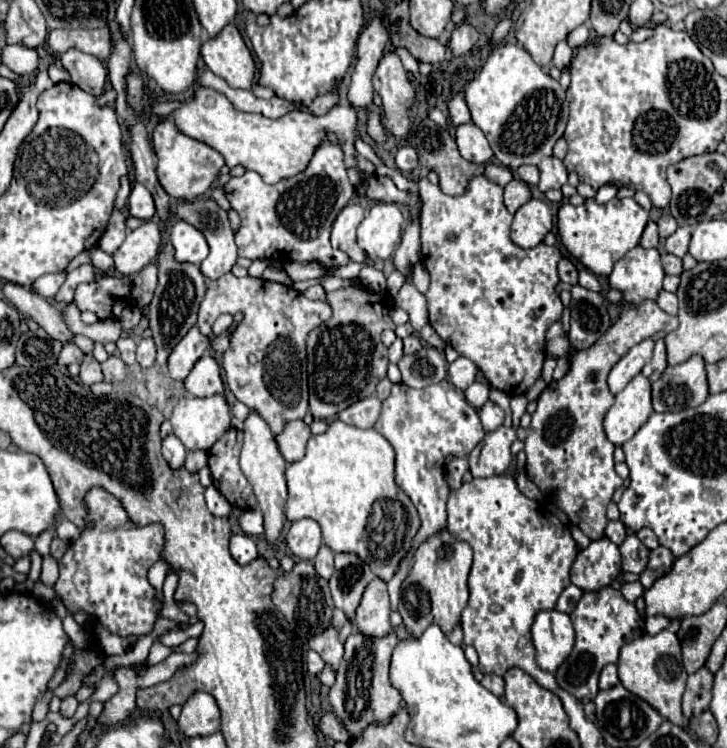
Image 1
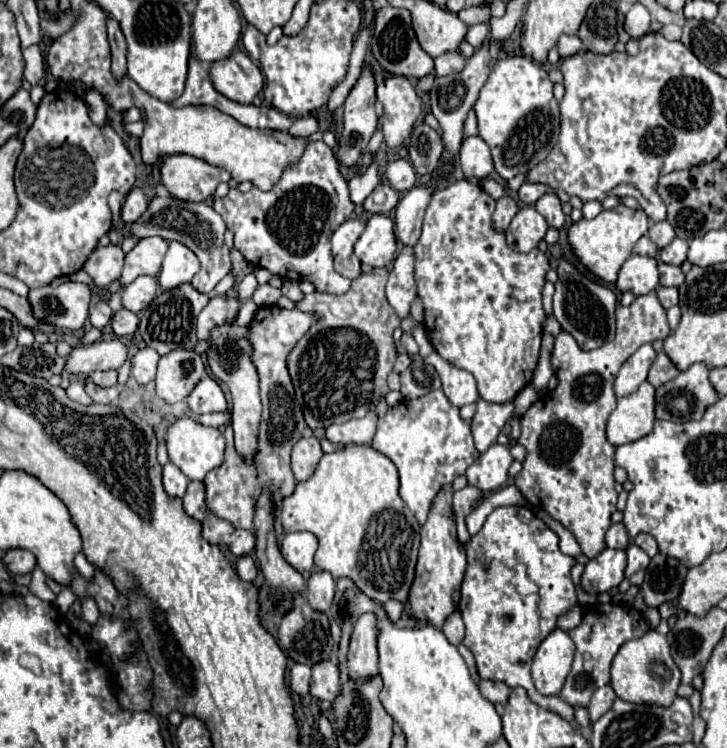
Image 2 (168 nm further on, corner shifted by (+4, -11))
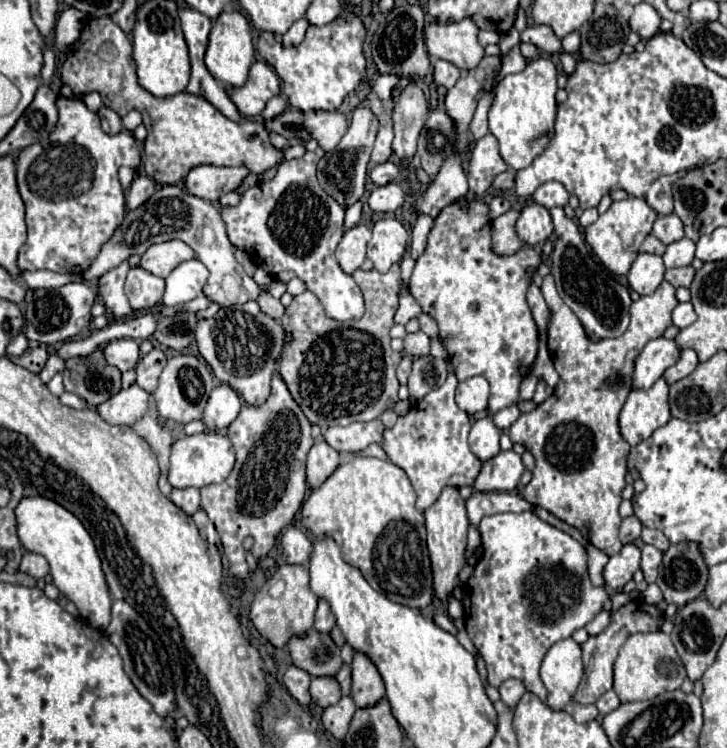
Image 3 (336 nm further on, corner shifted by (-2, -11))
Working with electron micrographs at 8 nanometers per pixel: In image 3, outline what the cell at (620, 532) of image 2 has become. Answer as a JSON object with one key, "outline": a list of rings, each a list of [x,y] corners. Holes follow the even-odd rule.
{"outline":[[[635,515],[625,517],[623,523],[621,523],[621,527],[619,527],[619,539],[621,539],[621,543],[623,545],[635,543],[639,539],[639,535],[641,535],[641,529],[643,529],[643,525],[639,523],[639,519]]]}

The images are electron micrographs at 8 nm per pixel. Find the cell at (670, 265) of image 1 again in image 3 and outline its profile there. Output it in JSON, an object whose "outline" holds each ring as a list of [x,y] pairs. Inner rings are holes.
{"outline":[[[691,265],[679,267],[679,269],[667,269],[665,281],[669,281],[673,287],[689,287],[695,277],[695,269]]]}

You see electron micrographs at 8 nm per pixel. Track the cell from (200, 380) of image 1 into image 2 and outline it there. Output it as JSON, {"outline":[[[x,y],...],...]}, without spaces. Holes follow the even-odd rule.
{"outline":[[[205,375],[201,379],[201,383],[197,383],[197,387],[189,393],[187,405],[195,415],[225,411],[227,409],[227,401],[225,401],[225,395],[223,395],[221,387],[209,375]]]}

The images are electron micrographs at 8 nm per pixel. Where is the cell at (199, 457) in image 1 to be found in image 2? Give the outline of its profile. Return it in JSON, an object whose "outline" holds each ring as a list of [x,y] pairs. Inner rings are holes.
{"outline":[[[189,481],[189,487],[183,497],[183,507],[187,515],[191,515],[197,521],[203,521],[205,517],[205,485],[201,481]]]}

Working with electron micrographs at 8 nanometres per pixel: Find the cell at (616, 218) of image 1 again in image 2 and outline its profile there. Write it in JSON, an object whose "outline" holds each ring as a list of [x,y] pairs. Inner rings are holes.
{"outline":[[[619,205],[615,209],[601,211],[595,219],[581,219],[579,223],[573,223],[567,231],[567,241],[575,257],[593,275],[597,275],[605,283],[615,283],[621,265],[631,257],[637,239],[647,235],[647,229],[649,229],[649,217],[641,209],[633,211],[627,209],[625,205]]]}

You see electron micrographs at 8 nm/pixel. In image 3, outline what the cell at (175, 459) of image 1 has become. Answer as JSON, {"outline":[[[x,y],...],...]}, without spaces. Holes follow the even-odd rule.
{"outline":[[[173,489],[169,499],[187,515],[193,515],[199,509],[199,489]]]}

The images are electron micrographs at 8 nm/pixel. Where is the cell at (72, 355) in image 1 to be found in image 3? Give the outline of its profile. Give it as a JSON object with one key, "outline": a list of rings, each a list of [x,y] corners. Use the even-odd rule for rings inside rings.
{"outline":[[[117,339],[105,347],[105,359],[109,365],[115,365],[121,373],[135,369],[139,361],[139,345],[133,339]]]}

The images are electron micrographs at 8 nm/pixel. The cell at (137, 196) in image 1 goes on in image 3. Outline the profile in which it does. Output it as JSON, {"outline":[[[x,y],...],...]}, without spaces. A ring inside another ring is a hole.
{"outline":[[[139,173],[131,187],[129,187],[129,193],[127,193],[127,209],[137,209],[139,205],[143,205],[155,191],[155,181],[149,179],[147,175]]]}

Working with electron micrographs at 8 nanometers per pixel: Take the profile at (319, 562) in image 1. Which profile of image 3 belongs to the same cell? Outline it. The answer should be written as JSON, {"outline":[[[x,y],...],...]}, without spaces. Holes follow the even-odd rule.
{"outline":[[[319,601],[317,613],[315,613],[315,625],[313,625],[319,633],[329,633],[335,627],[335,617],[327,605],[327,601]]]}

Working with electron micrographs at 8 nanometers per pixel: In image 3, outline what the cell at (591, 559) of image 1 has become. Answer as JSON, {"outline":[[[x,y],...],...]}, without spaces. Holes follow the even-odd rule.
{"outline":[[[635,543],[623,545],[623,549],[617,555],[613,555],[605,565],[603,571],[605,585],[611,589],[621,589],[627,581],[631,581],[633,573],[639,569],[639,561],[641,561],[641,549]]]}

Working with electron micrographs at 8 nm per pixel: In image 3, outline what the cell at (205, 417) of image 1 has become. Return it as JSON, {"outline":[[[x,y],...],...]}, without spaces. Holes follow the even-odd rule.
{"outline":[[[203,431],[199,435],[181,437],[179,441],[173,443],[171,467],[169,467],[167,481],[175,489],[183,489],[183,487],[197,487],[197,489],[201,489],[205,485],[223,483],[227,479],[227,475],[231,473],[233,463],[235,463],[235,451],[233,451],[231,441],[225,435],[221,435],[221,433]]]}

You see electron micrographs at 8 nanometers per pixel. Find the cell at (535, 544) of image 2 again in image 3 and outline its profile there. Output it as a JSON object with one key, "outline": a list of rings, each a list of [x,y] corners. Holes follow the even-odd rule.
{"outline":[[[533,511],[487,515],[479,523],[479,533],[485,551],[483,557],[477,561],[473,575],[463,585],[461,599],[469,639],[481,651],[481,655],[485,655],[489,685],[501,687],[503,681],[515,677],[521,679],[531,693],[545,701],[543,685],[539,679],[539,667],[545,653],[551,645],[565,637],[571,637],[575,629],[585,627],[595,615],[599,615],[609,595],[605,587],[591,585],[585,547],[571,535],[541,521]]]}

